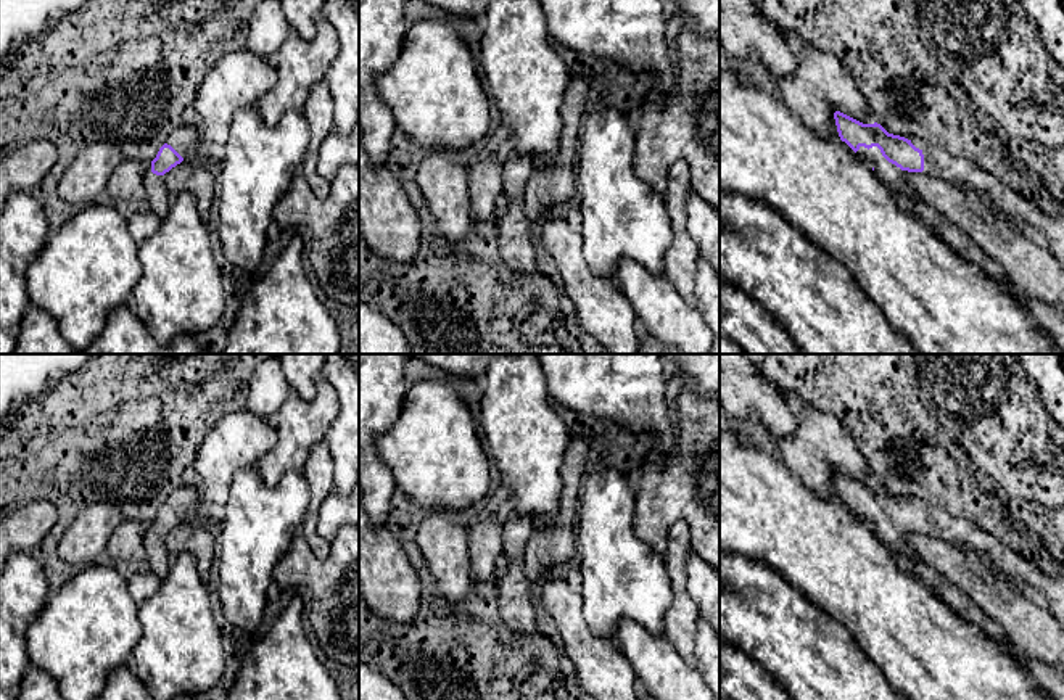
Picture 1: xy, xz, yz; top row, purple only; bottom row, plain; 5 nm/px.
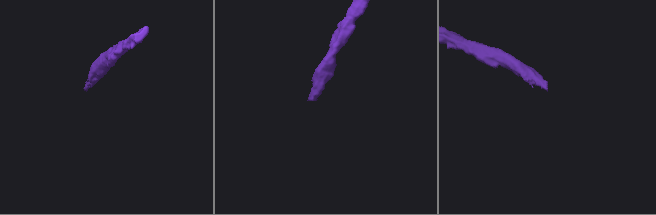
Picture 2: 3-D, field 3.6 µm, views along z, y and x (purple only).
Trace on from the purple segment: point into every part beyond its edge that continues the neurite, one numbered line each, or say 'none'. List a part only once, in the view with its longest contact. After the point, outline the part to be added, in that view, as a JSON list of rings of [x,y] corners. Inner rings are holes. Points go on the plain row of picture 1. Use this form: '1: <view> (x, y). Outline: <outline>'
1: yz (894, 538). Outline: [[[860,507],[856,515],[880,537],[880,541],[897,555],[898,565],[908,571],[916,573],[926,579],[940,583],[943,578],[932,568],[924,565],[916,552],[905,542],[908,531],[901,531],[889,523],[877,507]]]

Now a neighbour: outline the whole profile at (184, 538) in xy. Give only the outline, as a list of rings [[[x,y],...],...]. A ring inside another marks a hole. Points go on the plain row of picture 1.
[[[182,521],[166,534],[164,544],[172,558],[190,552],[196,560],[198,573],[208,578],[217,550],[217,539],[208,529]]]

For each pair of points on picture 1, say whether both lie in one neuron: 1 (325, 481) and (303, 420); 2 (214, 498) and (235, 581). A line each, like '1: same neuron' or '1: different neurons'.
1: different neurons
2: different neurons

